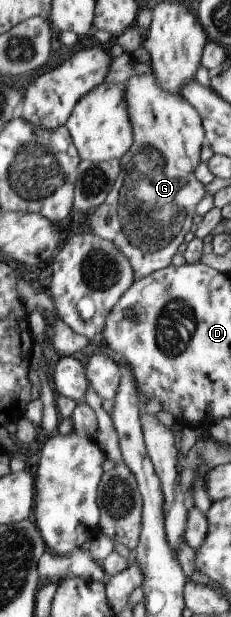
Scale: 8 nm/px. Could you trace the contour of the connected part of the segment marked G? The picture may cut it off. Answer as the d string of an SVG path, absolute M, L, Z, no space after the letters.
M133 73L129 77L129 80L124 84L125 86L125 102L127 102L127 109L129 112L129 122L133 126L133 144L129 148L127 154L123 155L121 160L122 171L120 172L119 181L113 183L113 188L111 192L107 195L105 202L100 204L96 209L88 214L90 231L95 236L99 238L113 242L117 247L117 250L129 260L131 268L133 269L135 275L135 281L149 276L152 272L161 270L166 266L171 265L171 258L177 252L177 248L181 246L183 240L189 230L191 230L191 225L198 220L195 208L197 204L203 199L203 184L195 177L195 168L199 165L201 160L199 156L201 154L201 148L203 148L203 140L205 140L205 134L203 130L203 120L199 116L196 108L193 108L192 104L181 94L173 94L172 92L163 92L159 86L157 86L157 81L155 76L152 74L136 74Z

